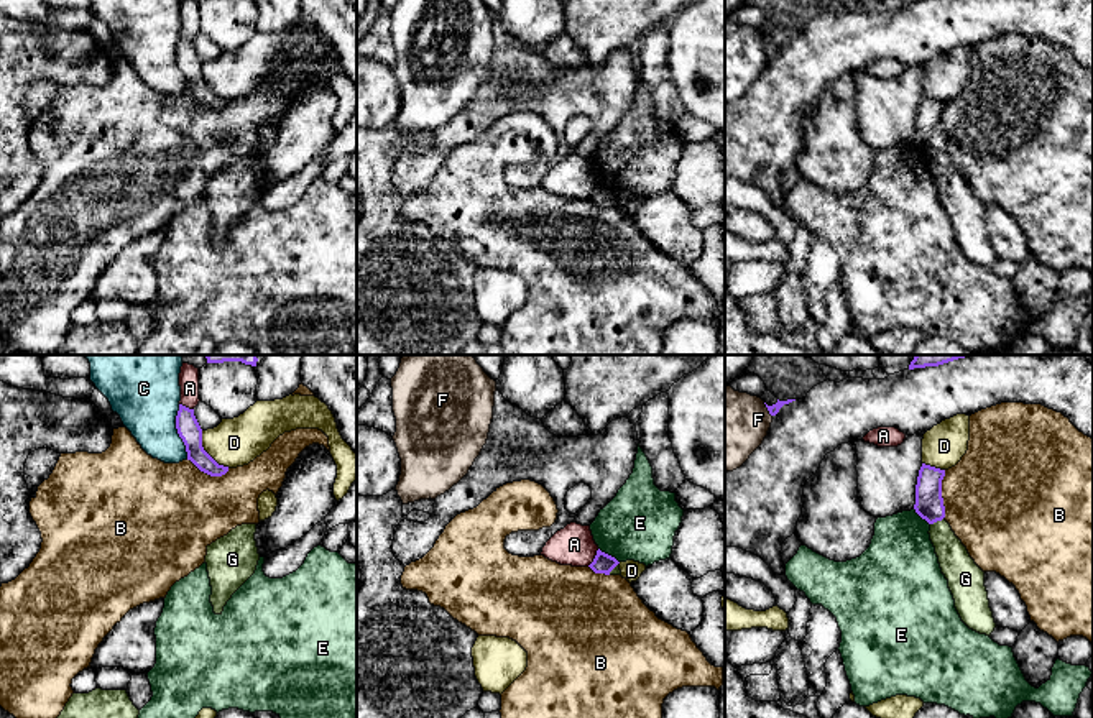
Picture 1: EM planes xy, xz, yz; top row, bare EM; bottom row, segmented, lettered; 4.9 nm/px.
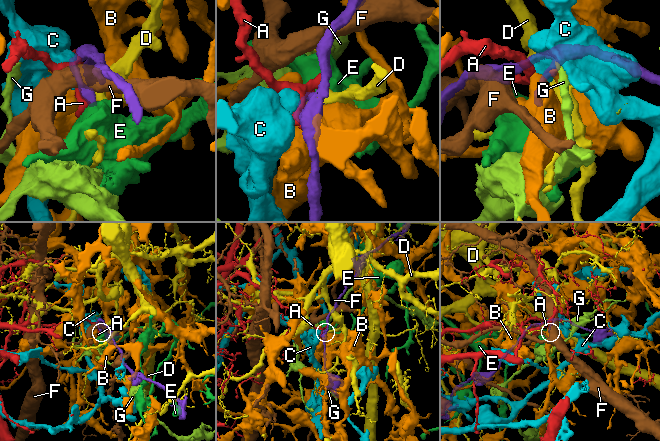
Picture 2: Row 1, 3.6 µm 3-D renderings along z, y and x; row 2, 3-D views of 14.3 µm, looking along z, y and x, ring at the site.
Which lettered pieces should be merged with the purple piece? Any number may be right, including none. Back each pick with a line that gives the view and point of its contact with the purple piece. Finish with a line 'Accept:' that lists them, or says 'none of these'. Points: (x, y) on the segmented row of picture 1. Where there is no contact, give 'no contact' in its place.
Accept: none of these

